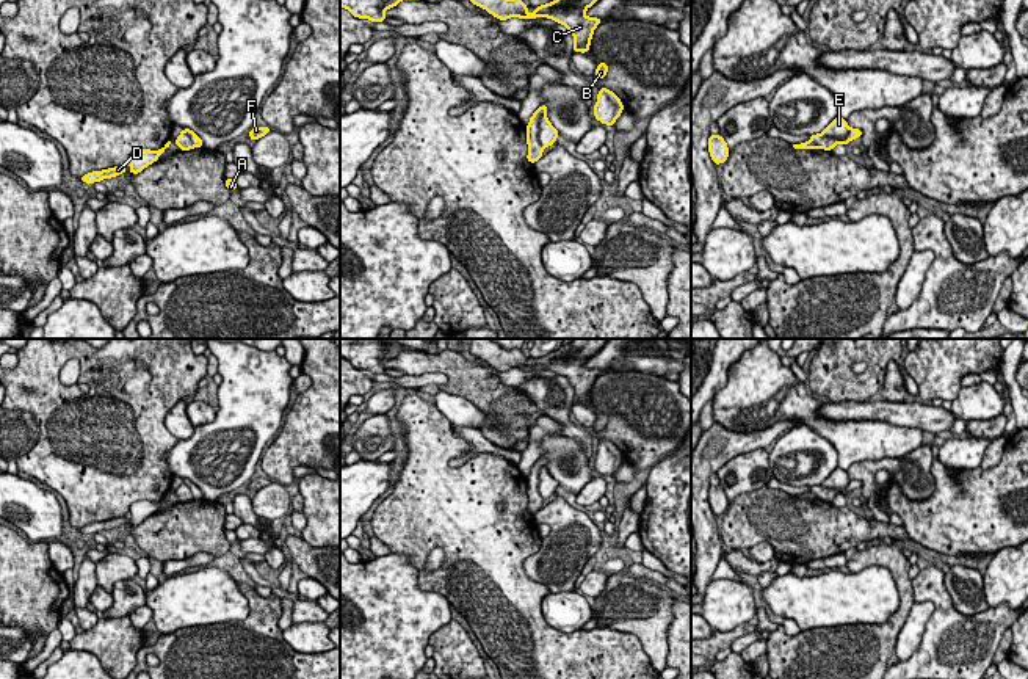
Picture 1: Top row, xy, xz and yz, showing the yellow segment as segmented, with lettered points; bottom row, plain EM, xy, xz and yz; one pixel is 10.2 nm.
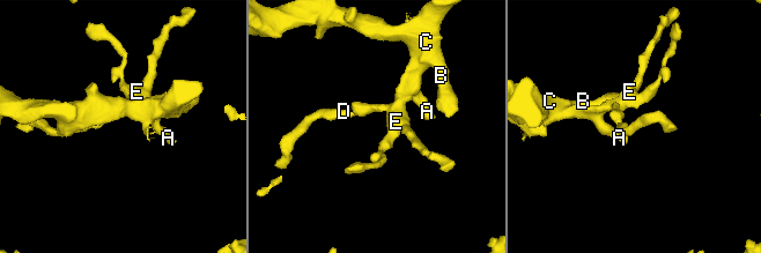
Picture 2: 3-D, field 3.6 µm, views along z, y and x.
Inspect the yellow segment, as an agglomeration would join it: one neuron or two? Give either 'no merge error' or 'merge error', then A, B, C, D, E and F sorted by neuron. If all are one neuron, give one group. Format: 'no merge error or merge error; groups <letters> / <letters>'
no merge error; groups A B C D E F

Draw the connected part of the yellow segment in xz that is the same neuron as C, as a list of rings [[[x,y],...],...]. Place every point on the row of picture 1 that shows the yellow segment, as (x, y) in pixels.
[[[470,0],[473,5],[484,8],[494,17],[506,20],[509,17],[536,19],[548,17],[558,24],[563,24],[574,34],[574,53],[589,52],[592,33],[602,19],[586,17],[585,11],[597,0],[553,0],[547,5],[536,6],[533,14],[528,14],[522,0]]]

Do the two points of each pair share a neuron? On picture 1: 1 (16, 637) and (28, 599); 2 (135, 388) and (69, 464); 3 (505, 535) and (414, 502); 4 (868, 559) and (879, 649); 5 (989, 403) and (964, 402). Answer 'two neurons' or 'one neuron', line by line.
1: two neurons
2: one neuron
3: one neuron
4: one neuron
5: one neuron

